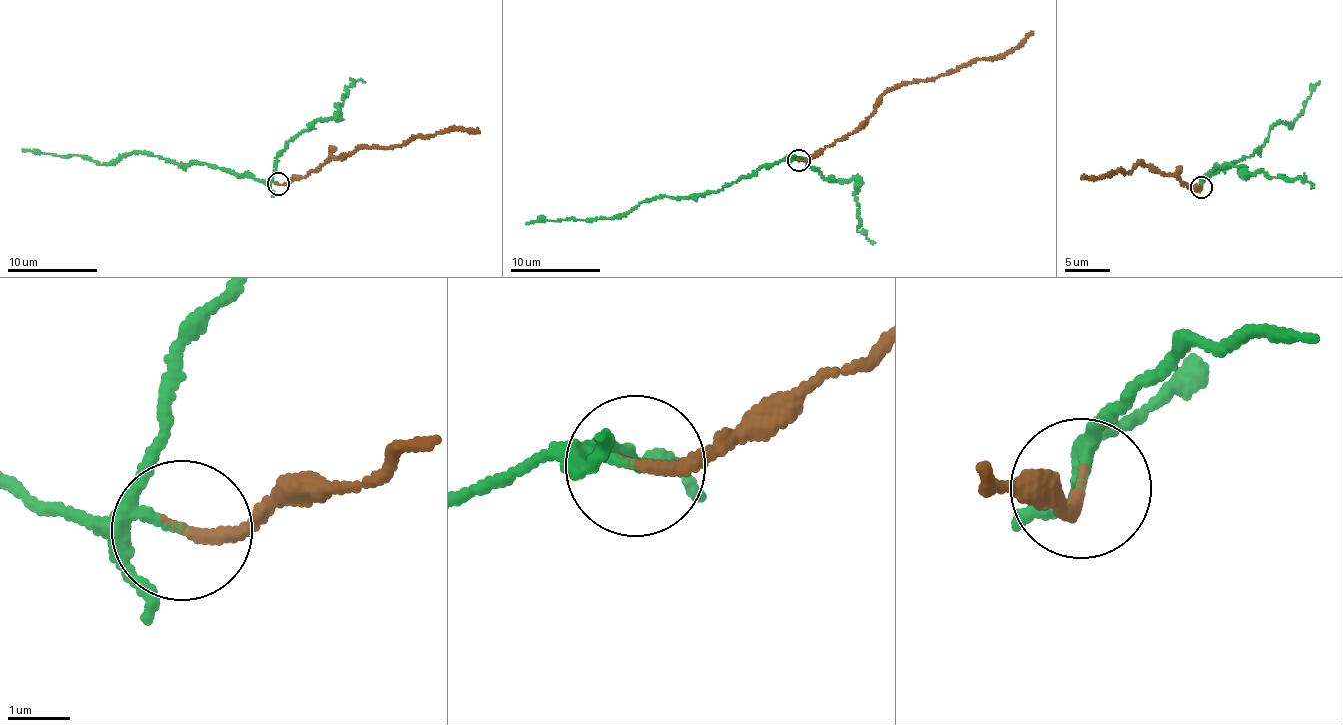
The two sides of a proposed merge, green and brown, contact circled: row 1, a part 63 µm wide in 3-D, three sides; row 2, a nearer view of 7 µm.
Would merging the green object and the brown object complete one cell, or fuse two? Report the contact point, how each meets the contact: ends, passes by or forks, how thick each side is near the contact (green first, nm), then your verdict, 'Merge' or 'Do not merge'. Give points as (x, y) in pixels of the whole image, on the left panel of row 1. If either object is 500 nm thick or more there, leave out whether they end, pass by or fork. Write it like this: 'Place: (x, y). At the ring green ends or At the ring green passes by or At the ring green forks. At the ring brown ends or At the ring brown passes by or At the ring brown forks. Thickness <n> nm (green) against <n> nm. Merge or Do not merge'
Place: (278, 183). At the ring green passes by. At the ring brown ends. Thickness 100 nm (green) against 200 nm. Do not merge

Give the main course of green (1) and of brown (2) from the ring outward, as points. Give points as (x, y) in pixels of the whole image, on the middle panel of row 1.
1: (798, 160), (785, 157), (760, 166), (716, 193), (646, 199), (629, 211), (607, 219), (567, 218), (526, 224)
2: (798, 160), (819, 155), (856, 130), (886, 91), (934, 81), (964, 64), (1001, 56), (1033, 31)

